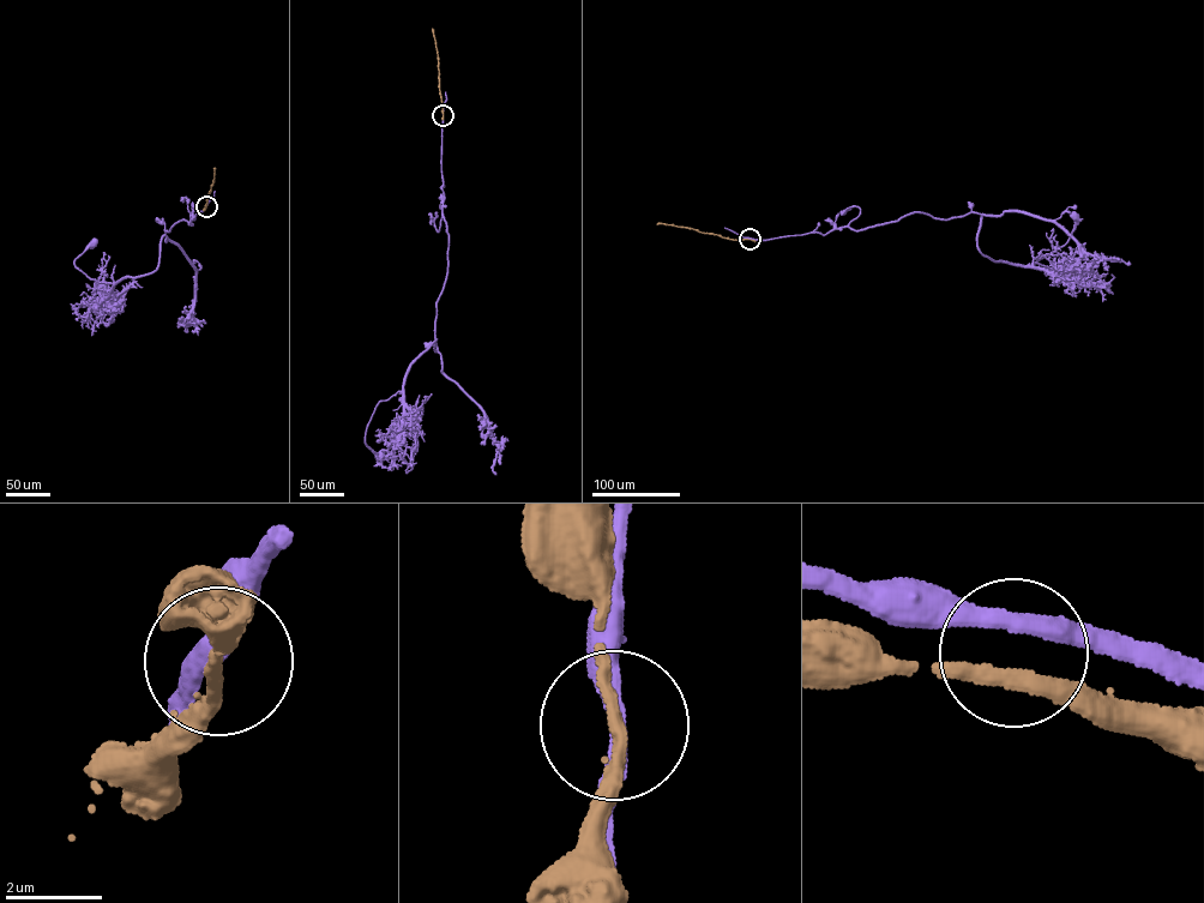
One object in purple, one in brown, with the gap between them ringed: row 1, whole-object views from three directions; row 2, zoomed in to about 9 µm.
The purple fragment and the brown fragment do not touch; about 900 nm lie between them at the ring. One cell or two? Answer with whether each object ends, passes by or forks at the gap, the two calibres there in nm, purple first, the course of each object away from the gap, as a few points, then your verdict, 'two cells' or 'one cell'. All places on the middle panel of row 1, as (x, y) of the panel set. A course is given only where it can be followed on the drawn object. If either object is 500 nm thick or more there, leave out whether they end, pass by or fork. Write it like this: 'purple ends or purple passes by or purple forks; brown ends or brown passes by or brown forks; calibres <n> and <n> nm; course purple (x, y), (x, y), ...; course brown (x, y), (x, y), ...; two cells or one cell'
purple passes by; brown passes by; calibres 340 and 320 nm; course purple (443, 115), (447, 262), (438, 349), (437, 338), (410, 365), (402, 391), (375, 408), (365, 441), (383, 453); course brown (443, 115), (432, 29); two cells

